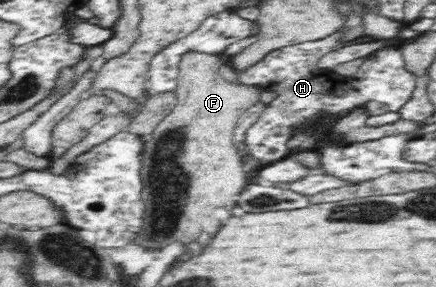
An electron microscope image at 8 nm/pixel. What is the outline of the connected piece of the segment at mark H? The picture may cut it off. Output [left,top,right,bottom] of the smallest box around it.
[237,26,416,163]

